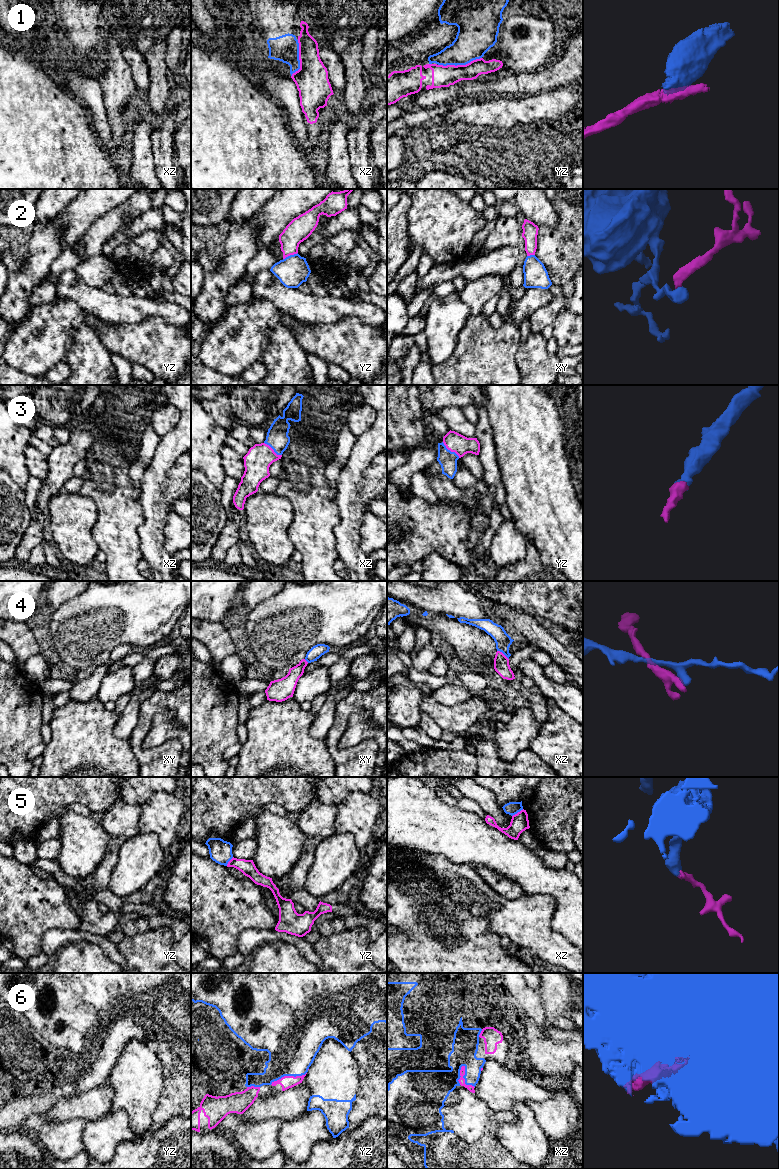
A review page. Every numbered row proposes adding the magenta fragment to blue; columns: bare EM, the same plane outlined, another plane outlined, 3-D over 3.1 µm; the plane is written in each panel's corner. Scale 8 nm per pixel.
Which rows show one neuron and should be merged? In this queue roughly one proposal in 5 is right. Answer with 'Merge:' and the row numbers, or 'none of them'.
Merge: 3

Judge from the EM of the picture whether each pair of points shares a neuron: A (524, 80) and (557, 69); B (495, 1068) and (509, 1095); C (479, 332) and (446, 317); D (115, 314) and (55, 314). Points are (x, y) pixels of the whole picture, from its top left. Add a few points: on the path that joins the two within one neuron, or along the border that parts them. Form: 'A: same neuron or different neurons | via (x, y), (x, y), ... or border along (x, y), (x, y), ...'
A: same neuron | via (532, 80), (544, 80), (549, 76)
B: same neuron | via (495, 1075), (496, 1082), (502, 1088)
C: different neurons | border along (471, 314), (459, 332), (455, 346)
D: different neurons | border along (60, 296), (72, 299), (81, 309)

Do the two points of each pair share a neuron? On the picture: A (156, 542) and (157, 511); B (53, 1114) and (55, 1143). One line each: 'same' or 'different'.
A: same
B: different

